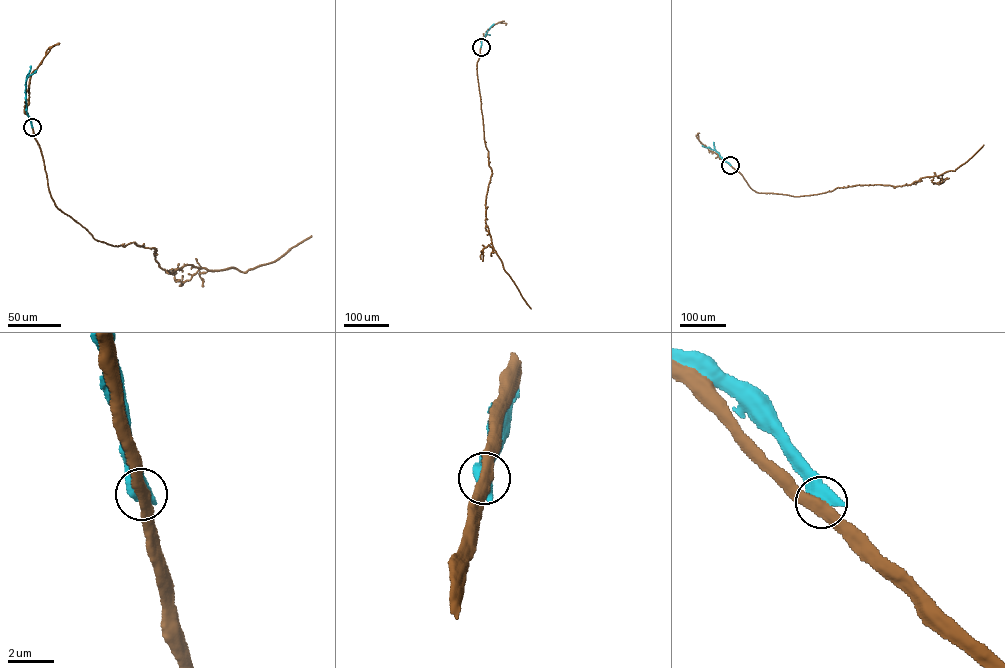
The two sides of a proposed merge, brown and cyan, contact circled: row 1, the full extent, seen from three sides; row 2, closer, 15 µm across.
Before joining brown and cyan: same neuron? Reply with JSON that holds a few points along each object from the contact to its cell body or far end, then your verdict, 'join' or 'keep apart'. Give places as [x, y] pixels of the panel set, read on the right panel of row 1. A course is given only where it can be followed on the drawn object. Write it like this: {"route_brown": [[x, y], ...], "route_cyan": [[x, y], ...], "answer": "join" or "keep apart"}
{"route_brown": [[730, 165], [757, 192], [797, 196], [856, 185], [910, 185], [922, 178], [955, 171], [983, 145]], "route_cyan": [[730, 165], [715, 150], [702, 145]], "answer": "keep apart"}

